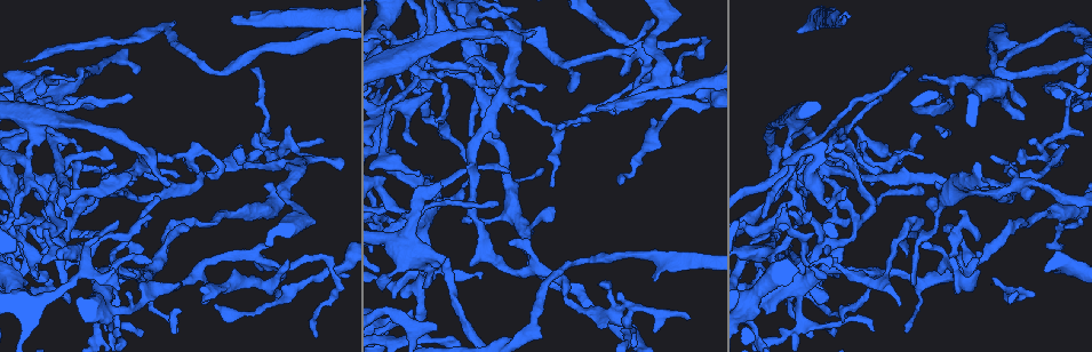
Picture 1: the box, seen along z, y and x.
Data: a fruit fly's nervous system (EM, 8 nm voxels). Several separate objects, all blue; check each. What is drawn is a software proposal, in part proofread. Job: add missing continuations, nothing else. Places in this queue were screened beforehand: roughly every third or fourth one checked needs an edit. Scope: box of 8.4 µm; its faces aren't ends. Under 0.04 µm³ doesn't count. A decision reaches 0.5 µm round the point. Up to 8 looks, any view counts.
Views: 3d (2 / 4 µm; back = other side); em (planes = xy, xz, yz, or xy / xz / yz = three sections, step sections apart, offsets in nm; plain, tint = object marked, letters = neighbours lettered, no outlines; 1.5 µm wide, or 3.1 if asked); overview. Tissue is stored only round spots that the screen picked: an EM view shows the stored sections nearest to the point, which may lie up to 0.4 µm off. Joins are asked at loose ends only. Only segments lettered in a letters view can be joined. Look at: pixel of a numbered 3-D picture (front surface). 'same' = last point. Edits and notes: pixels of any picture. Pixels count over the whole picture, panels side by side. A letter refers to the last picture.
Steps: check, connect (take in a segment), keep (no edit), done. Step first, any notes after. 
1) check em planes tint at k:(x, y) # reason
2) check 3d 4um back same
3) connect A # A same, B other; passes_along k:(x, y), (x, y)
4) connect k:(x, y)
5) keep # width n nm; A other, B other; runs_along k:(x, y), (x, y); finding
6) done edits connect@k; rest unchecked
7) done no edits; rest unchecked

check 3d 4um at 1:(1054, 141) # free end

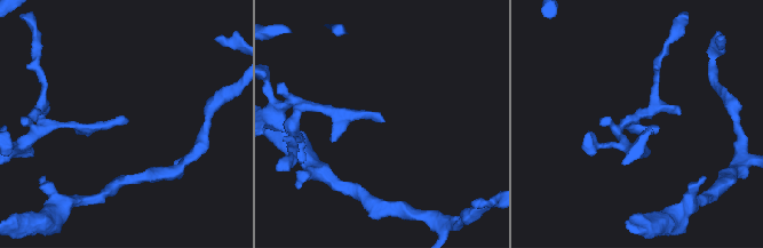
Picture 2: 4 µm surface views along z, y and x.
check em xy step 8 letters at 2:(638, 121) # now the EM

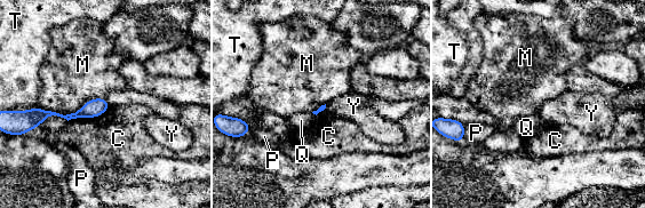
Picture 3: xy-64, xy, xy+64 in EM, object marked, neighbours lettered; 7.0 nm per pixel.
check em planes letters same # another direction

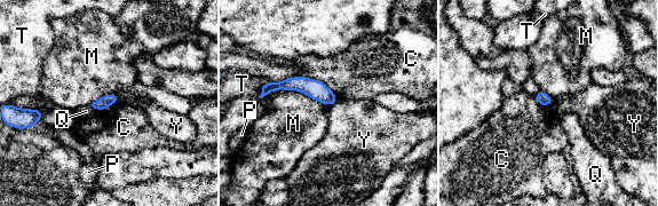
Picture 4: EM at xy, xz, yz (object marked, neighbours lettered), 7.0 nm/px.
keep # width 80 nm; C other, M other, P other, Q other, T other, Y other; border 4:(261, 97), (298, 89), (328, 105); none of them fits

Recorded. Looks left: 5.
check em planes letters at 1:(208, 174) # branch stops here

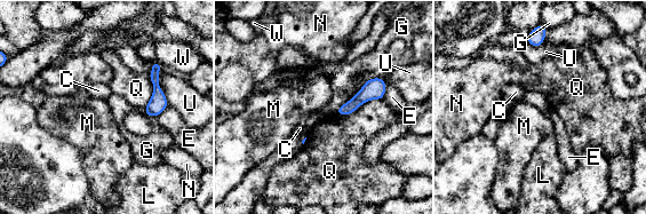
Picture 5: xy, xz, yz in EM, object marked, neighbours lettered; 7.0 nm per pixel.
keep # width 90 nm; C other, E other, G other, L other, M other, N other, Q other, U other, W other; none of them fits

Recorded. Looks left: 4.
check em planes letters at 1:(477, 68) # free end

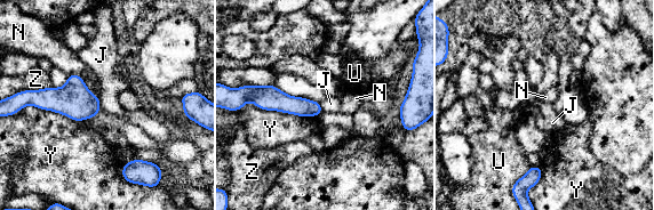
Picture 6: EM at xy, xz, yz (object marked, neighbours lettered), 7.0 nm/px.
keep # width 130 nm; J other, N other, U other, Y other, Z other; none of them fits

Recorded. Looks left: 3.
done no edits; rest unchecked

